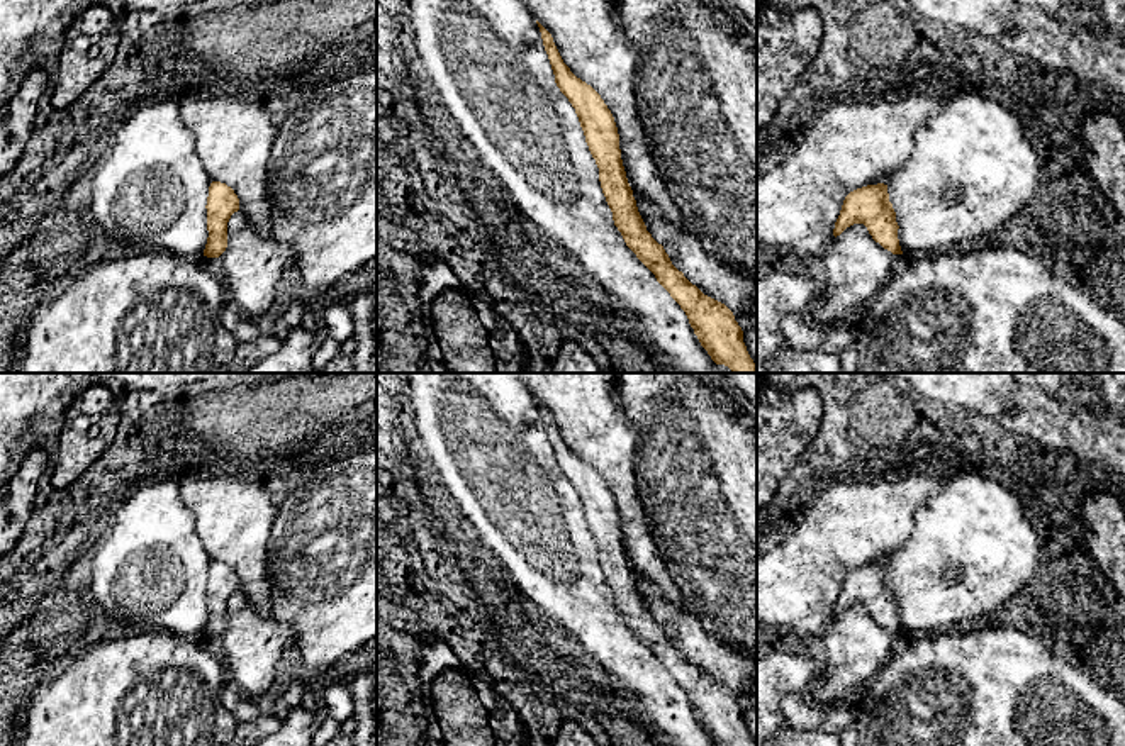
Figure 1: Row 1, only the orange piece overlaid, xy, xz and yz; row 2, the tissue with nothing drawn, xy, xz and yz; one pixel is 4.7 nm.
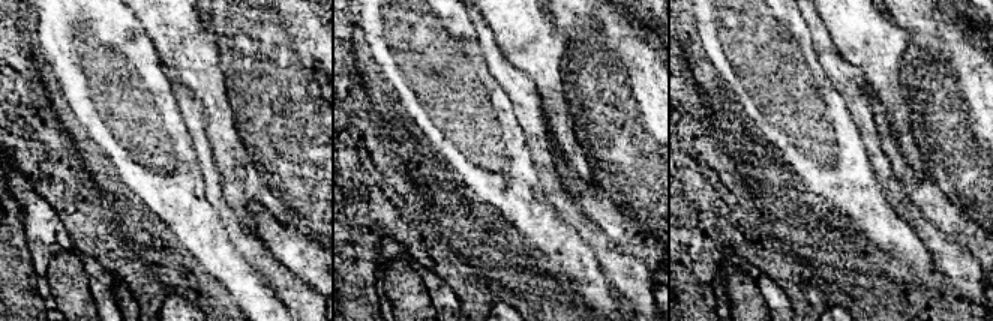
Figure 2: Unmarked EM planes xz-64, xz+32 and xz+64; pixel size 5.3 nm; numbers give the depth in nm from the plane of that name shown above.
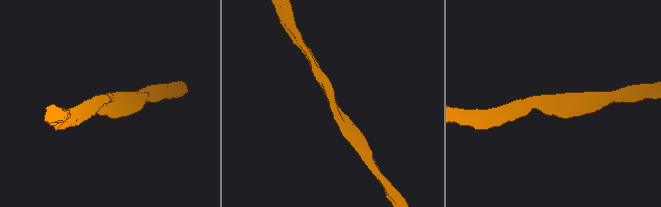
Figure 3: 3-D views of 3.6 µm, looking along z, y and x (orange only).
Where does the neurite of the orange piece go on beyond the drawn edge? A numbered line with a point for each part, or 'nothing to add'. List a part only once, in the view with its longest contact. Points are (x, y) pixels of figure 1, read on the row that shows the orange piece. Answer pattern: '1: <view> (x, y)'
nothing to add

